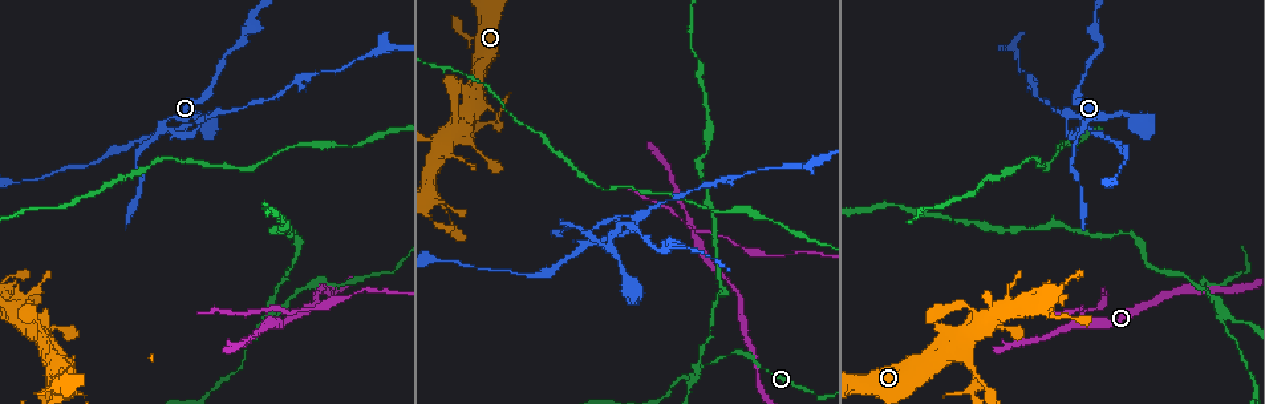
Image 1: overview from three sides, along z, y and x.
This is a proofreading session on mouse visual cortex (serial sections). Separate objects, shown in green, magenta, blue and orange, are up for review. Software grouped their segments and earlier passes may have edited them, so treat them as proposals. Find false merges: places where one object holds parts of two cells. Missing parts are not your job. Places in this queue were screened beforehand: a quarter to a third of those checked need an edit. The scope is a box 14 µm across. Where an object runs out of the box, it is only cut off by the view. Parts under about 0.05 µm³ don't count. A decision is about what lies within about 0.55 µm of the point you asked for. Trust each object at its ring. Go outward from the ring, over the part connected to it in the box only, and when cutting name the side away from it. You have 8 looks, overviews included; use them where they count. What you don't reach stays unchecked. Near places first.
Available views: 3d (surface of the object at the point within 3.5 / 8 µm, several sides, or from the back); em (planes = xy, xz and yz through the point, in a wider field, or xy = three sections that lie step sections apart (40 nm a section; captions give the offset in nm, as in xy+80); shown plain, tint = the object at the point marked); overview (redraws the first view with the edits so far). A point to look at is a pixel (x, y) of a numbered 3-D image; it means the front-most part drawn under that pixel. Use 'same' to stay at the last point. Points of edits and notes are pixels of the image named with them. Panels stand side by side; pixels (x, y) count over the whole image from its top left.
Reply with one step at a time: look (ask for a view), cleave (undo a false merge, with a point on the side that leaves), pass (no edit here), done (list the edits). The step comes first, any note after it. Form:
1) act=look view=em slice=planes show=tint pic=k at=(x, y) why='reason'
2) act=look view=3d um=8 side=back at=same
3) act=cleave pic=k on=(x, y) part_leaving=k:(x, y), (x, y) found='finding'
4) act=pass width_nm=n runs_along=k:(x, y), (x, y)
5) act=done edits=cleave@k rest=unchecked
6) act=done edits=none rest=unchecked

act=look view=3d um=8 side=back pic=1 at=(269, 319) why='side arm on a straight run'

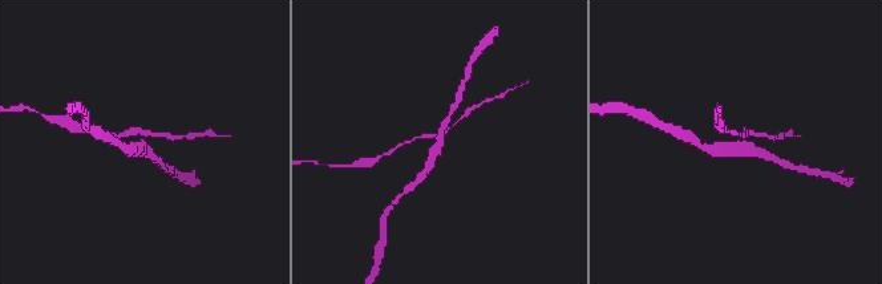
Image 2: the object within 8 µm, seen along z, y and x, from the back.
act=look view=em slice=xy step=2 show=tint pic=2 at=(138, 148) why='need the tissue'

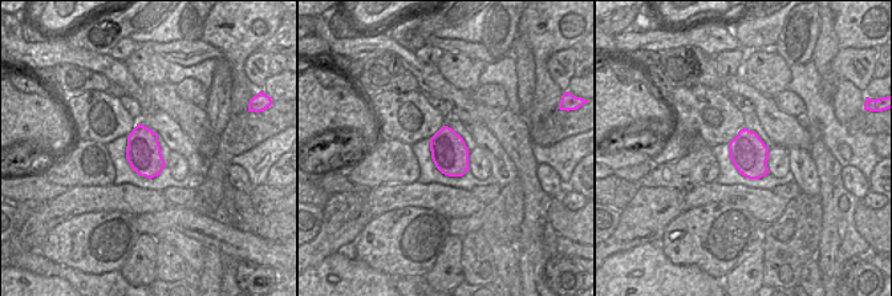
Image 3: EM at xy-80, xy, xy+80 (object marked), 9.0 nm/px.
act=cleave pic=2 on=(121, 134) found='two cells meet here'

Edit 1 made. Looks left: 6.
act=look view=3d um=3.5 pic=1 at=(61, 351) why='four or more arms meet'

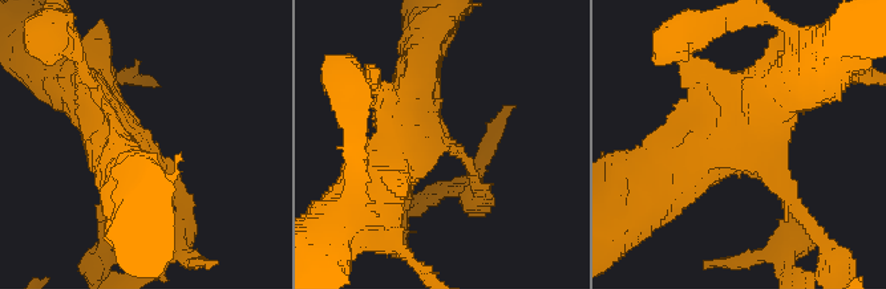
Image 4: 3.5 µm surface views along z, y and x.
act=look view=em slice=xy step=5 show=tint pic=4 at=(143, 149) why='need the tissue'

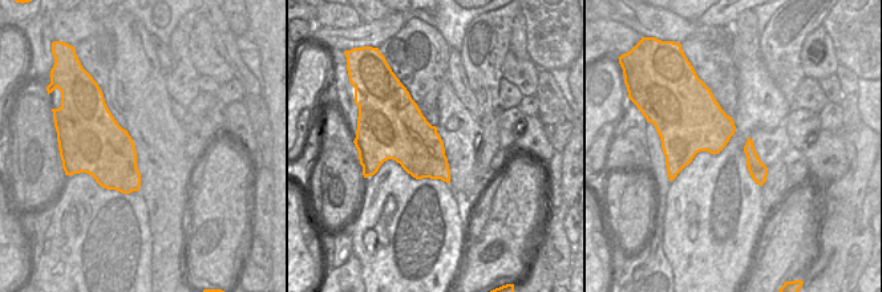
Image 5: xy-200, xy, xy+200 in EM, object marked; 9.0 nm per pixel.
act=look view=em slice=planes show=tint at=same why='another direction'

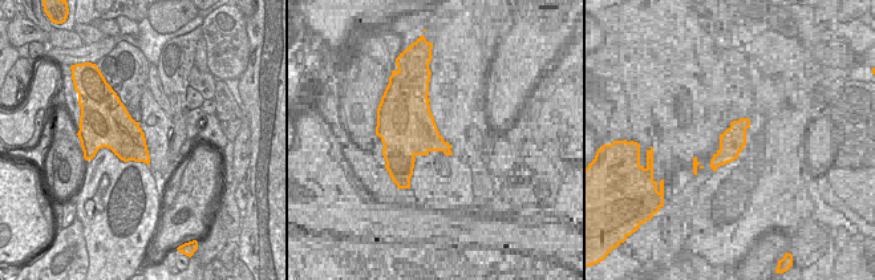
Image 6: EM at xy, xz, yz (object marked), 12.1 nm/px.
act=pass found='one cell here'

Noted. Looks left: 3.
act=look view=em slice=planes show=tint pic=1 at=(1215, 315) why='two arms at a narrow angle'

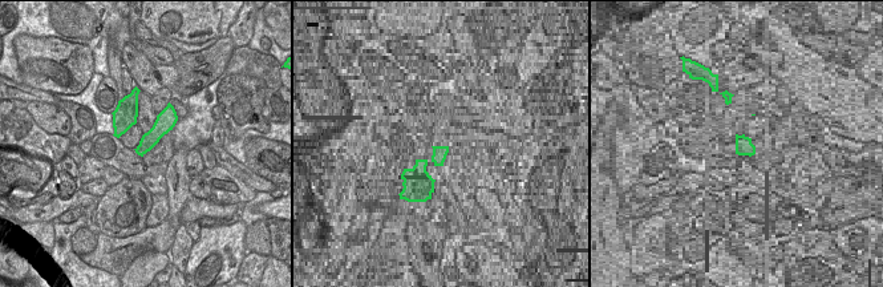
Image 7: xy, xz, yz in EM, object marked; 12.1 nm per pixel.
act=look view=3d um=3.5 at=same why='see where the arms go'

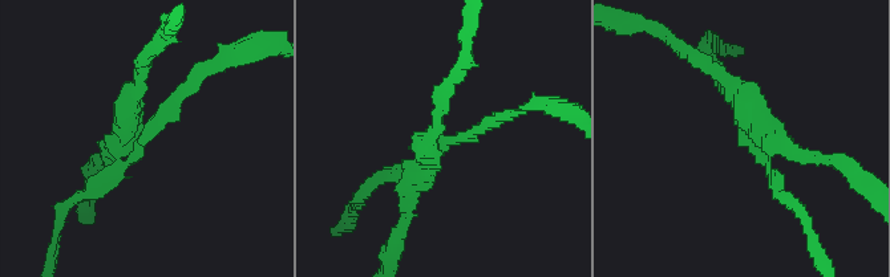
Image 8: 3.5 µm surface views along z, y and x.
act=cleave pic=8 on=(747, 90) arm_widths_nm=150,150,200,200 part_leaving=8:(134, 134), (126, 101), (154, 48) found='two cells meet here'

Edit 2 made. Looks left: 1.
act=done edits=cleave@2,cleave@8 rest=unchecked

